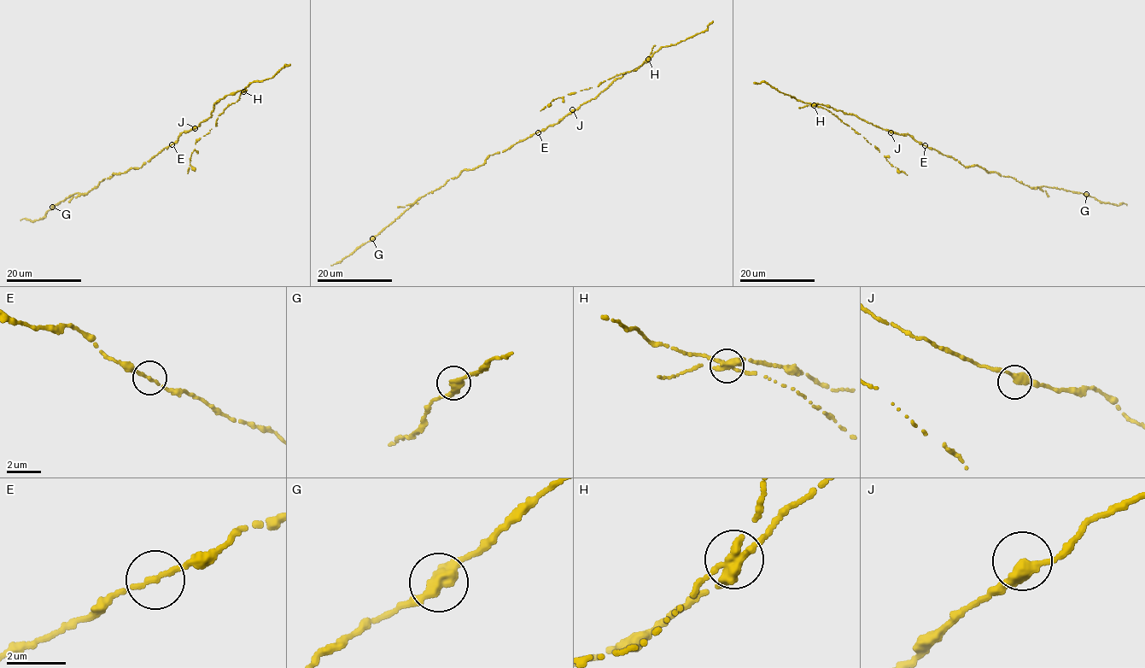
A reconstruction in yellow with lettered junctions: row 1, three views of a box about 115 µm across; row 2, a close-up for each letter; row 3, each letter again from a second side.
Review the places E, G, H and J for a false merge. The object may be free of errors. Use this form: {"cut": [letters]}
{"cut": ["H"]}

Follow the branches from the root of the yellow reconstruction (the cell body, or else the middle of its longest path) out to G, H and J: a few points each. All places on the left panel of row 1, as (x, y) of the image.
G: (172, 144), (143, 162), (142, 167), (113, 174), (88, 192), (69, 196), (52, 207)
H: (172, 144), (183, 132), (194, 129), (210, 117), (214, 105), (220, 98), (243, 91)
J: (172, 144), (177, 142), (181, 133), (195, 128)

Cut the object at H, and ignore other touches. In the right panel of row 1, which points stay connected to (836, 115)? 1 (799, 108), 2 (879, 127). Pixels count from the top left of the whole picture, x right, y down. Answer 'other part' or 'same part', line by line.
1: same part
2: other part

